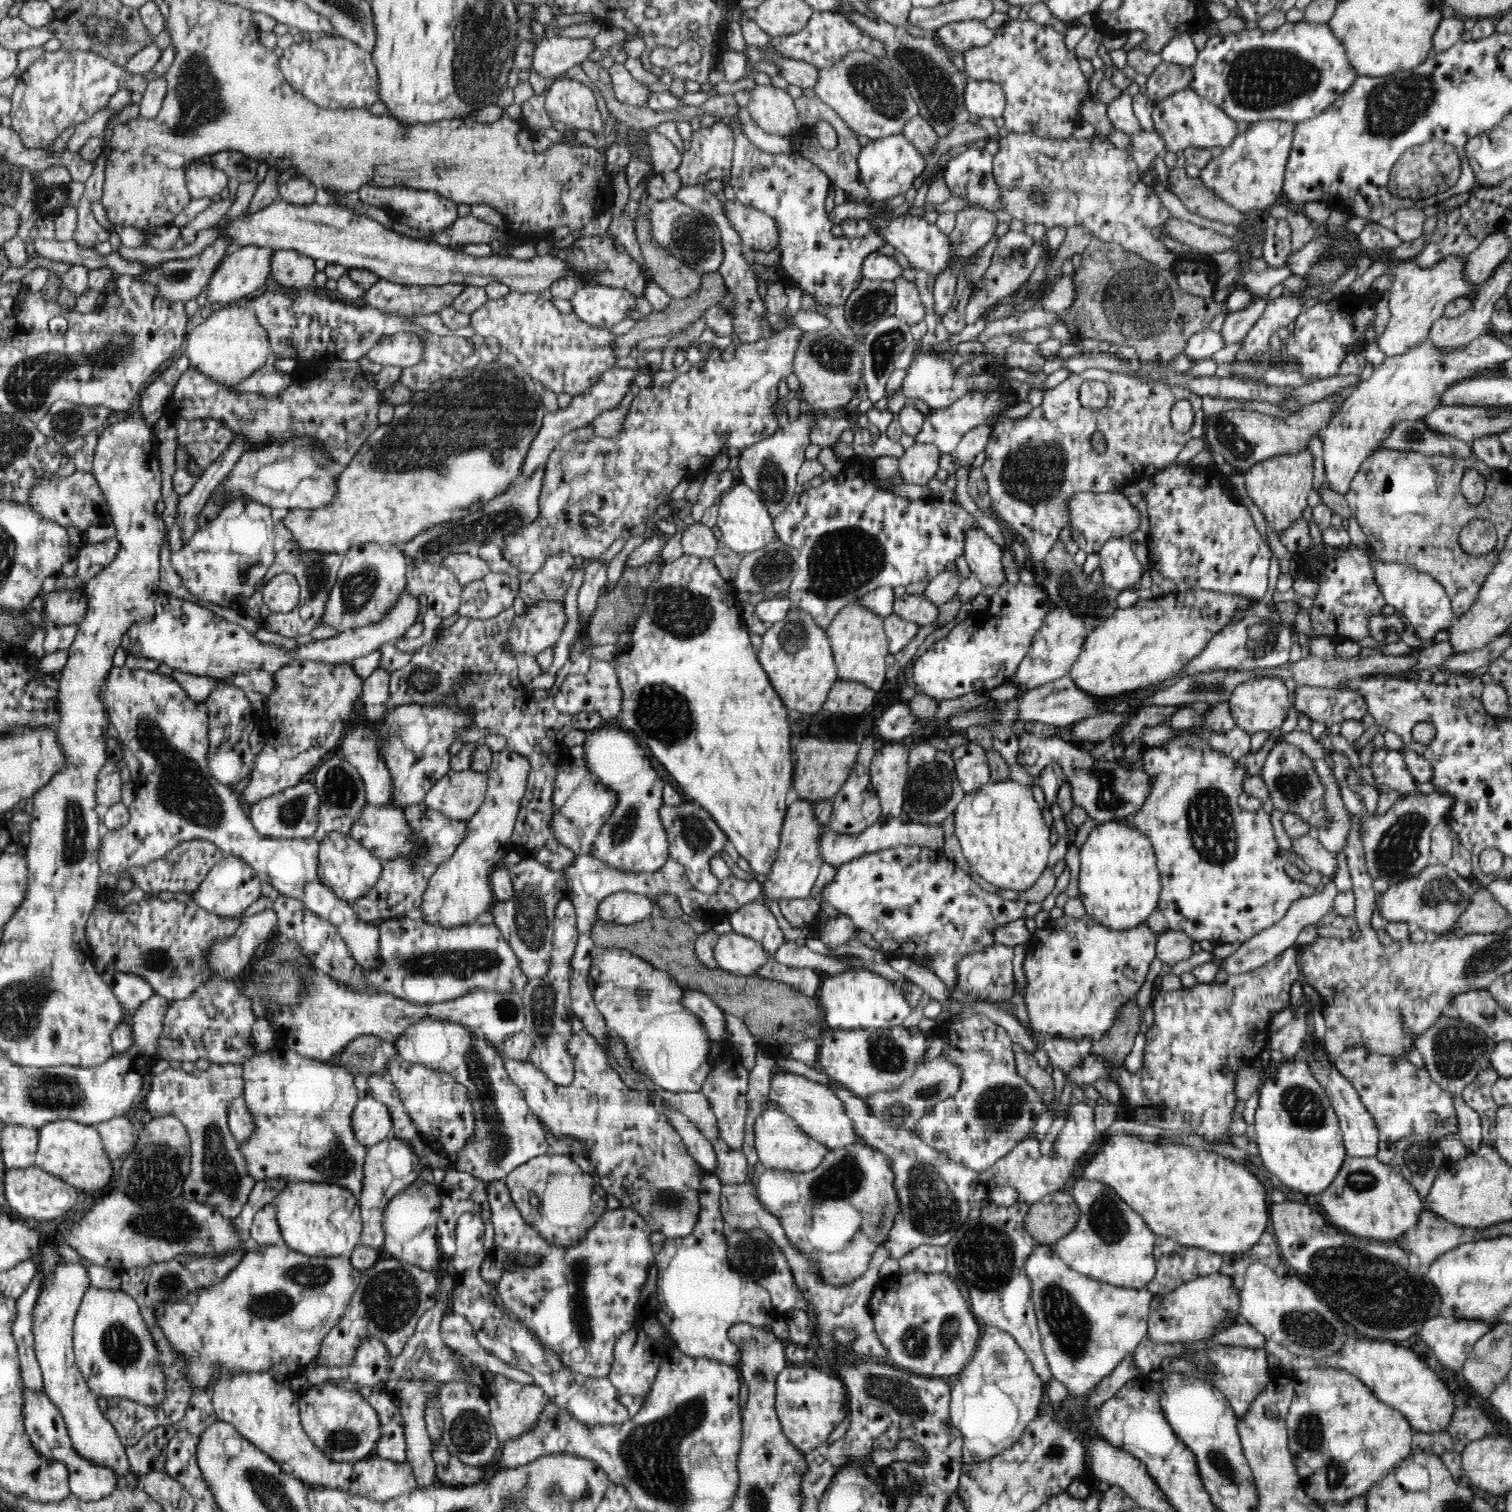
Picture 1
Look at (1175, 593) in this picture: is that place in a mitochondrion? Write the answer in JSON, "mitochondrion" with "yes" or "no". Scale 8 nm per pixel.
{"mitochondrion":"no"}

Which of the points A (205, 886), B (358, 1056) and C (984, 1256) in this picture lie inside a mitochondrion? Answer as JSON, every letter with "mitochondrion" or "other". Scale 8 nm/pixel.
{"A":"other","B":"mitochondrion","C":"mitochondrion"}

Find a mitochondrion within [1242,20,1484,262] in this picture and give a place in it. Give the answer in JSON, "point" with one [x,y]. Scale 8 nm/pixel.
{"point":[1394,106]}

